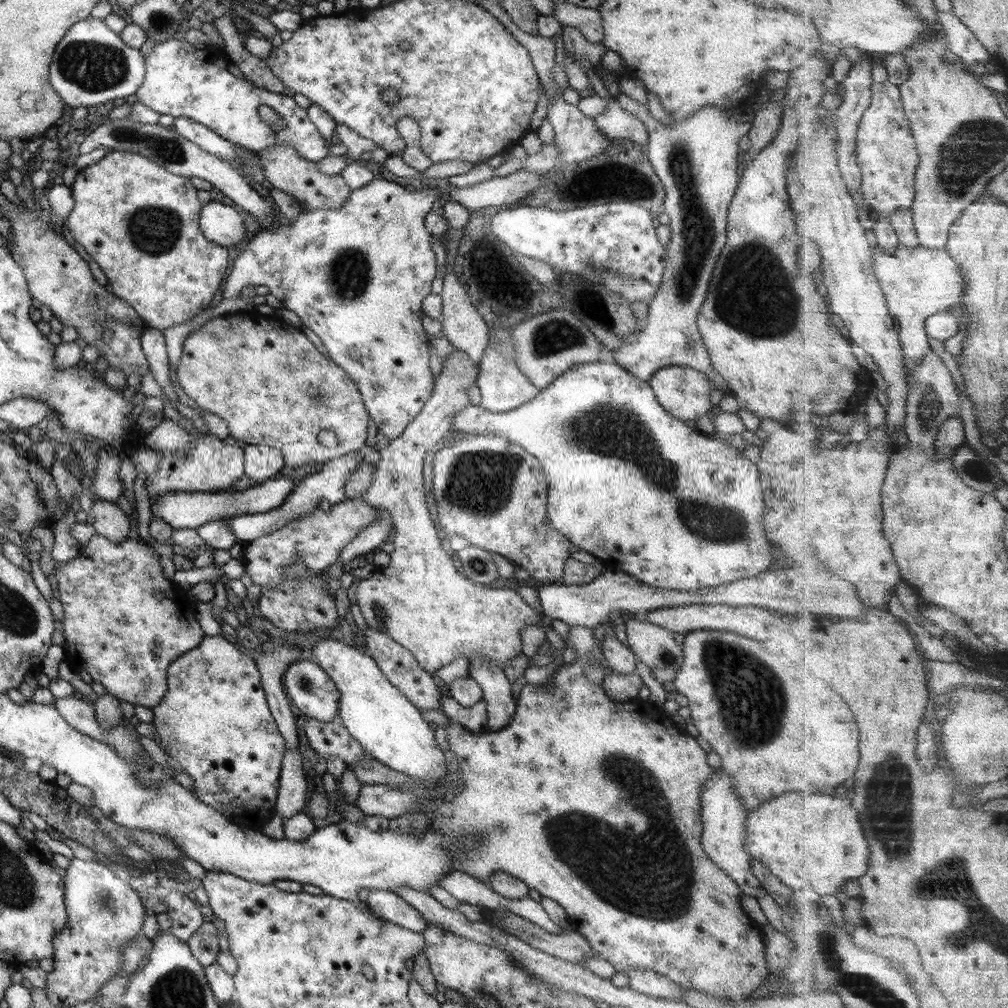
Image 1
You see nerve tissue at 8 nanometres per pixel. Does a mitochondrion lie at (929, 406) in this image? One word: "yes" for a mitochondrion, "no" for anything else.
yes

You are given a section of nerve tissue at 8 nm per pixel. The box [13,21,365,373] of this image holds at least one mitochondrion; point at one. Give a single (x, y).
(92, 66)

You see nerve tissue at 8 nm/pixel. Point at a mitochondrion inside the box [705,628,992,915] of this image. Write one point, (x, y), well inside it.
(887, 802)

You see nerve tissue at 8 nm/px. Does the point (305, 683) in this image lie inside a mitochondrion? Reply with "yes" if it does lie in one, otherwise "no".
yes

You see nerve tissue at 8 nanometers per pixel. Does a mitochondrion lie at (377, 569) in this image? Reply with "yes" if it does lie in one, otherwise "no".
no

